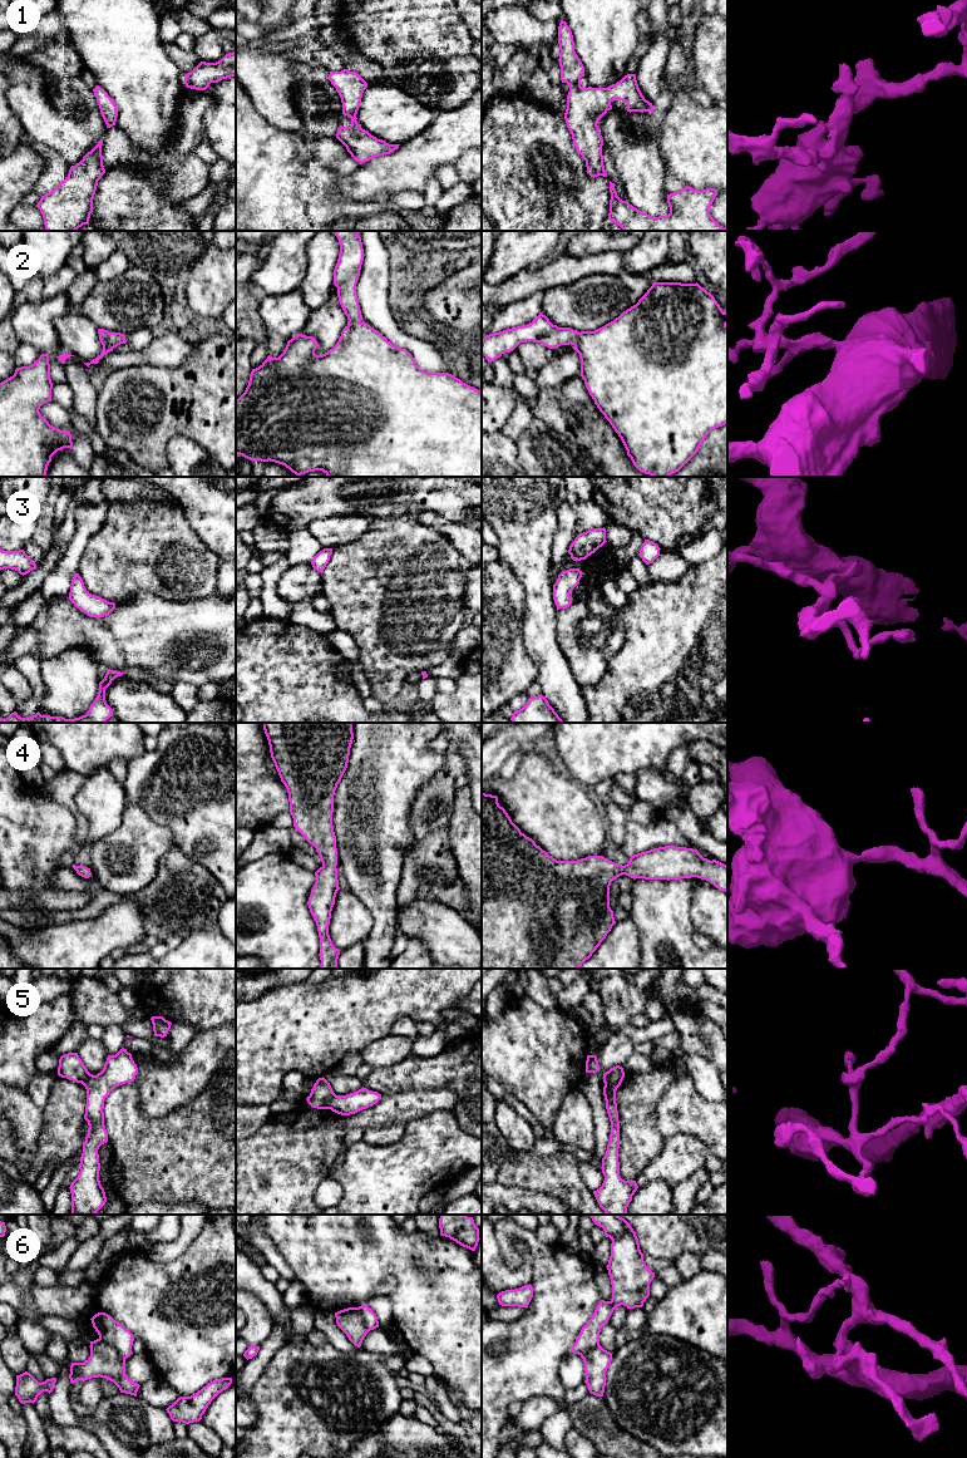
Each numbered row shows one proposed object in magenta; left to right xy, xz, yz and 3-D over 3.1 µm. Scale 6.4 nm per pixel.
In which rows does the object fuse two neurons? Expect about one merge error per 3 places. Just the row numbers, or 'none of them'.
5, 6

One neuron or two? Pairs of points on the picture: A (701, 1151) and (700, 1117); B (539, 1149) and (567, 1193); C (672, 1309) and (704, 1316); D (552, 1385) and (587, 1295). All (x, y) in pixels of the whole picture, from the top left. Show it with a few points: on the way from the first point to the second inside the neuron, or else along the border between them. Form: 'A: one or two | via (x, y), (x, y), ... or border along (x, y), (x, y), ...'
A: two | border along (672, 1134), (692, 1134), (710, 1152)
B: two | border along (561, 1151), (553, 1154), (534, 1154), (532, 1152)
C: one | via (680, 1309), (687, 1308), (691, 1311), (696, 1311)
D: one | via (551, 1363), (551, 1331), (565, 1318)

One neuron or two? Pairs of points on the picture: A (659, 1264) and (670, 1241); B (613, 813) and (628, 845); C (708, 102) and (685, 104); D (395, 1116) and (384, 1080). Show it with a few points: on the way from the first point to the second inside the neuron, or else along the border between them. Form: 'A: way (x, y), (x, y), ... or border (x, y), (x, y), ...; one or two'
A: border (644, 1252), (669, 1262); two
B: border (650, 819), (627, 817), (618, 843); two
C: border (674, 92), (686, 90), (705, 107), (714, 103); two
D: border (418, 1089), (381, 1096); two

